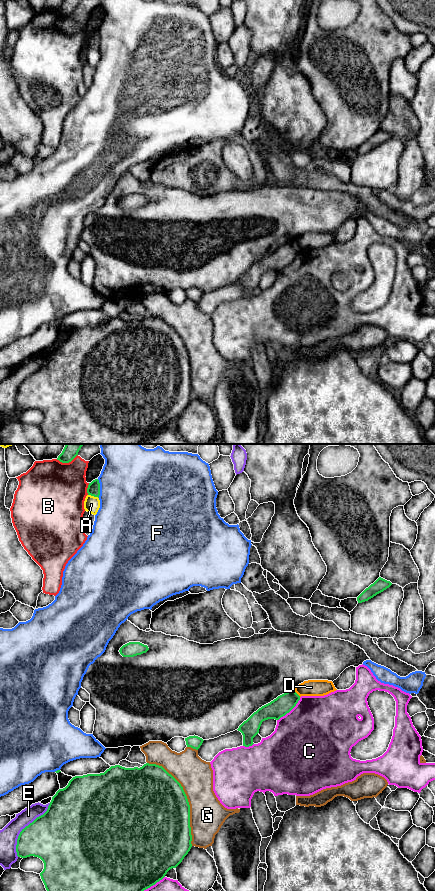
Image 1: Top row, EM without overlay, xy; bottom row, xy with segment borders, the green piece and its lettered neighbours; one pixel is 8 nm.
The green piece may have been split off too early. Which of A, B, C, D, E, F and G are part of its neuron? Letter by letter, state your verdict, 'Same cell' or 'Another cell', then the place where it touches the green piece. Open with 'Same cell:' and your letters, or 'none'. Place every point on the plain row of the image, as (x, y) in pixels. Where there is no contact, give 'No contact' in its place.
Same cell: none
A: Another cell. Touches green at xy (93, 47)
B: Another cell. Touches green at xy (66, 14)
C: Another cell. Touches green at xy (290, 262)
D: Another cell. Touches green at xy (296, 245)
E: Another cell. Touches green at xy (24, 380)
F: Another cell. Touches green at xy (99, 40)
G: Another cell. Touches green at xy (186, 350)

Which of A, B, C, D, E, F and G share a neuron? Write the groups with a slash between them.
A / B / C / D E / F / G

